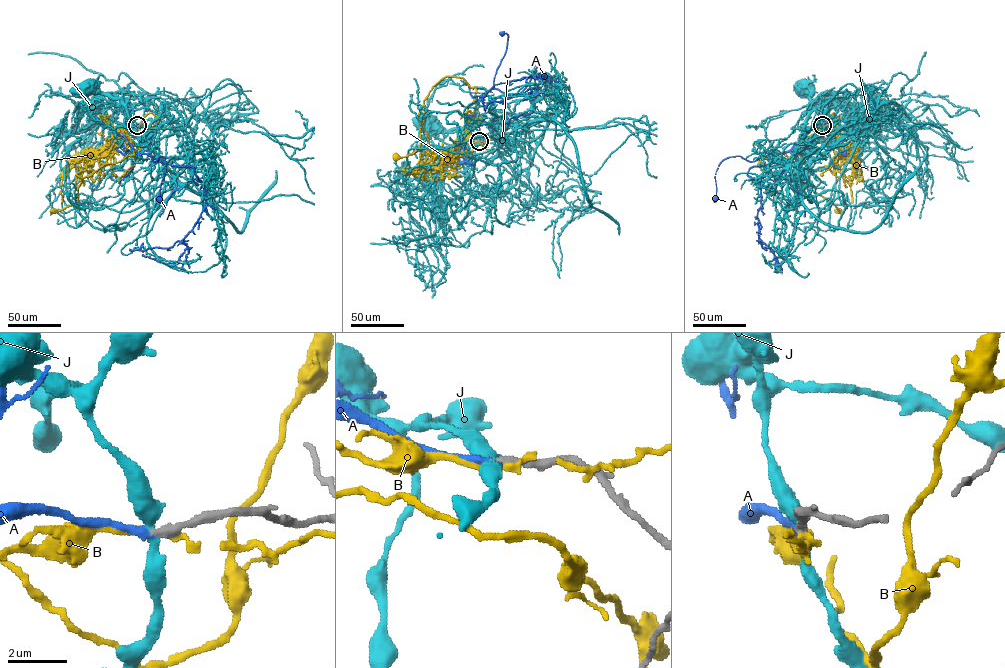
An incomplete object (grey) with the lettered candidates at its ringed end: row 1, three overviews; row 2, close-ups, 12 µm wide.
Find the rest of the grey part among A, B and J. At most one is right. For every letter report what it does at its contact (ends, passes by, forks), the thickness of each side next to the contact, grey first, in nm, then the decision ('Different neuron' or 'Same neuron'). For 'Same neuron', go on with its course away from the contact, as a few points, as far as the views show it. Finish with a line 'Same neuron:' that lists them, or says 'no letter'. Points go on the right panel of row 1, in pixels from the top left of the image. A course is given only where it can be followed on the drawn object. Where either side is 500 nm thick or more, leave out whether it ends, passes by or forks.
A: It ends there. Thickness 320 nm (grey) against 260 nm. Same neuron
B: It ends there. Thickness 360 nm (grey) against 280 nm. Different neuron
J: It passes by. Thickness 320 nm (grey) against 320 nm. Different neuron
Same neuron: A

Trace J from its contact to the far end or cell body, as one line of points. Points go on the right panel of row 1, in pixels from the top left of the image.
J: (823, 125), (817, 111), (810, 108), (812, 93), (805, 94)

